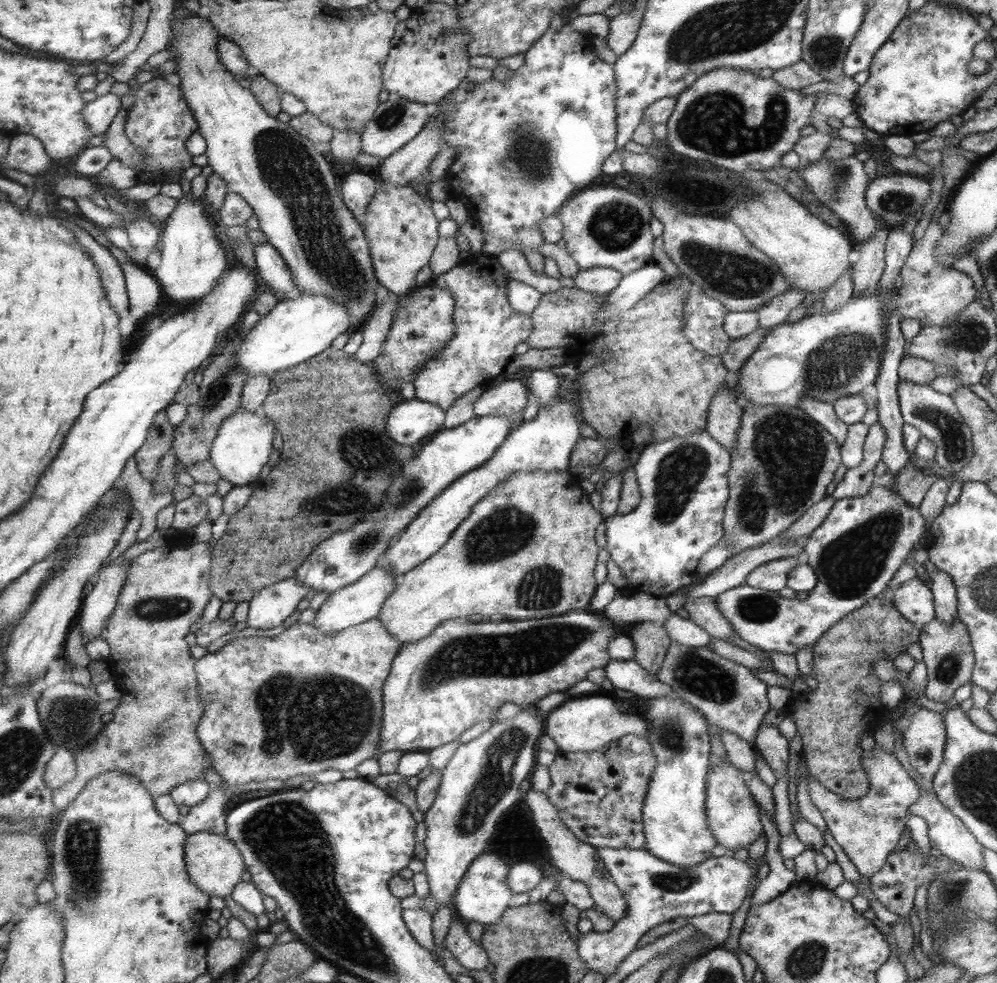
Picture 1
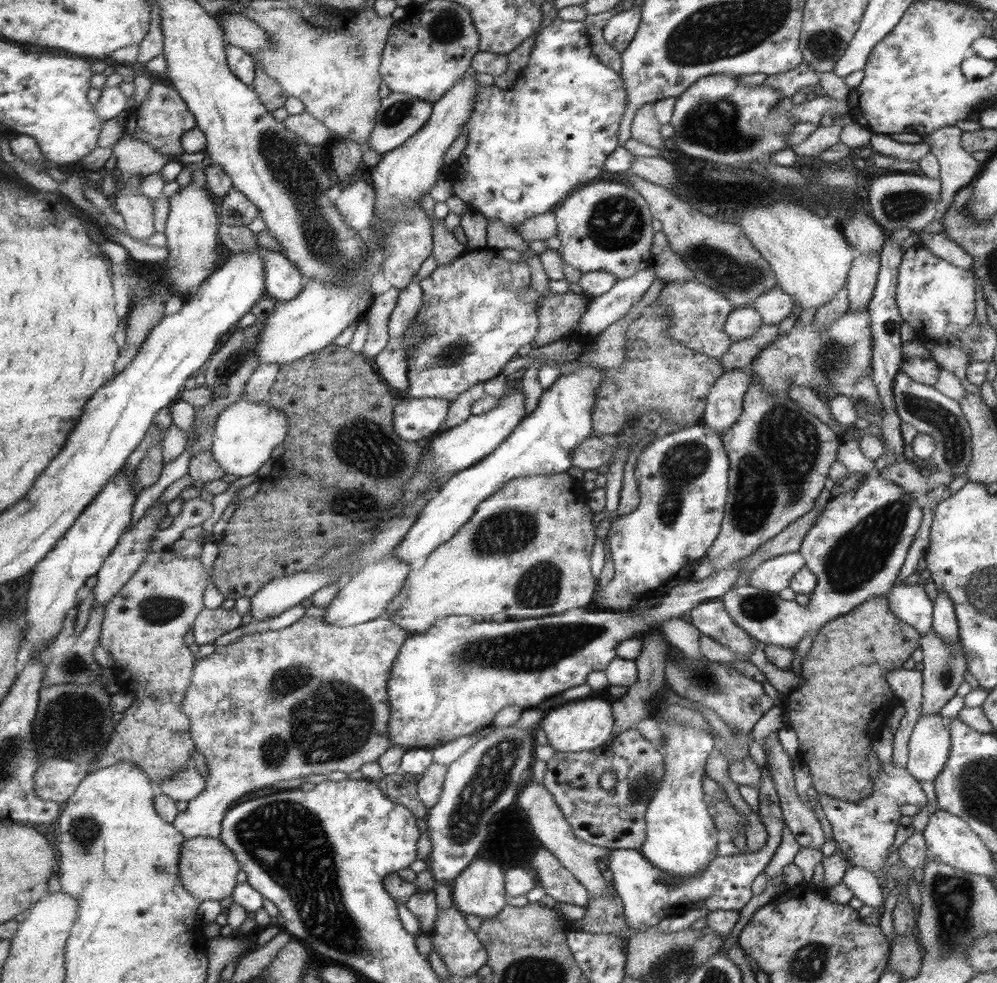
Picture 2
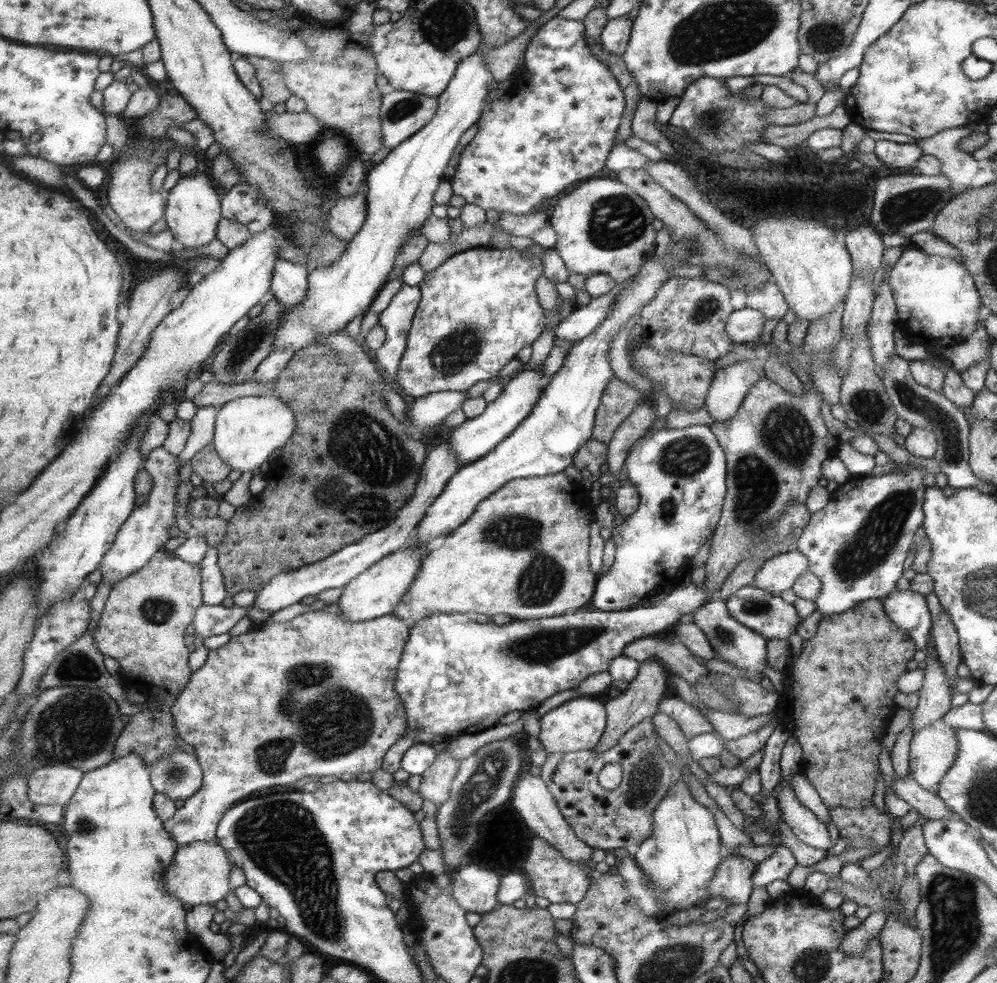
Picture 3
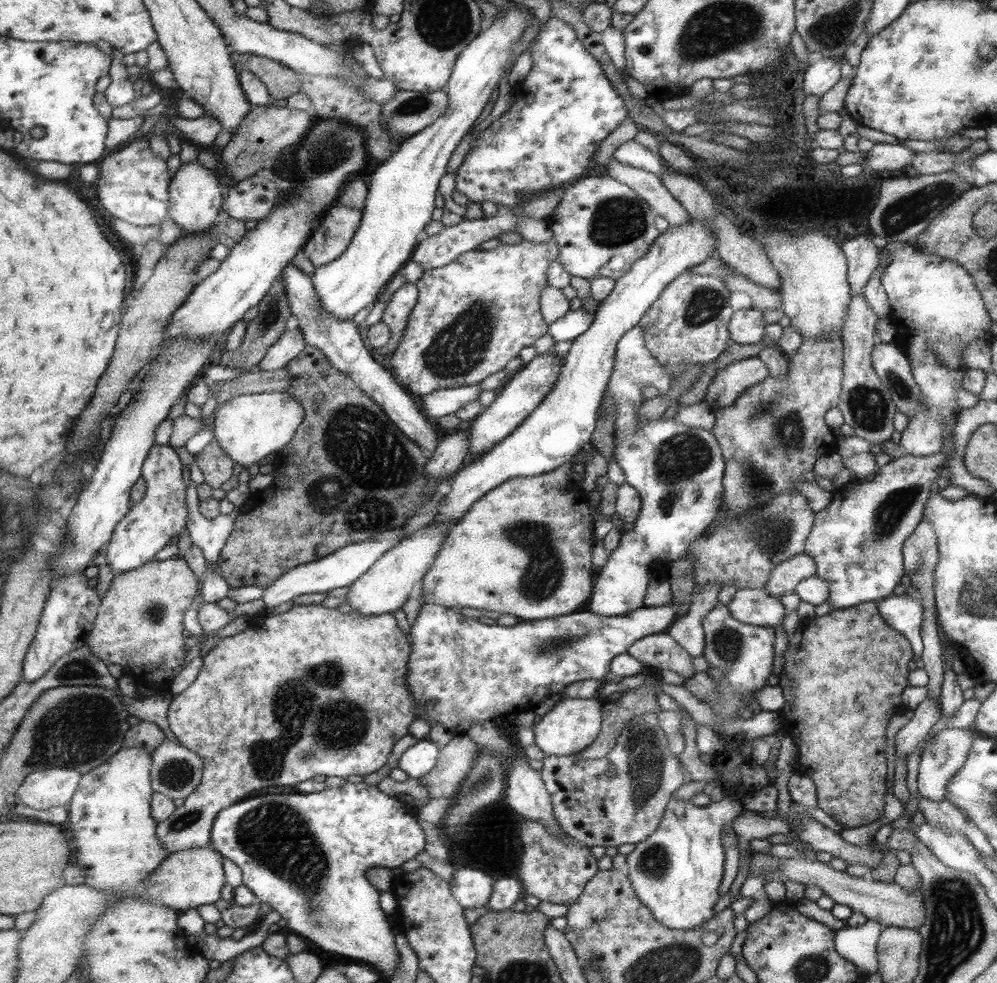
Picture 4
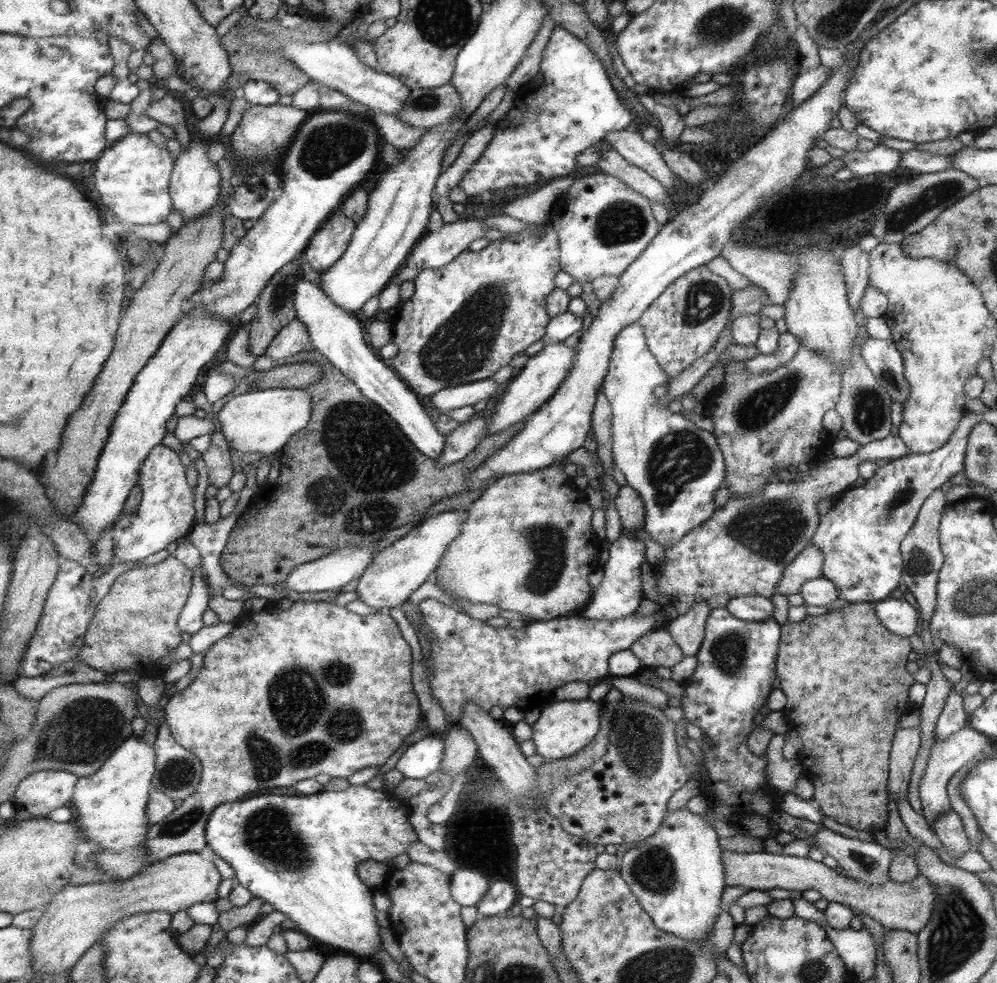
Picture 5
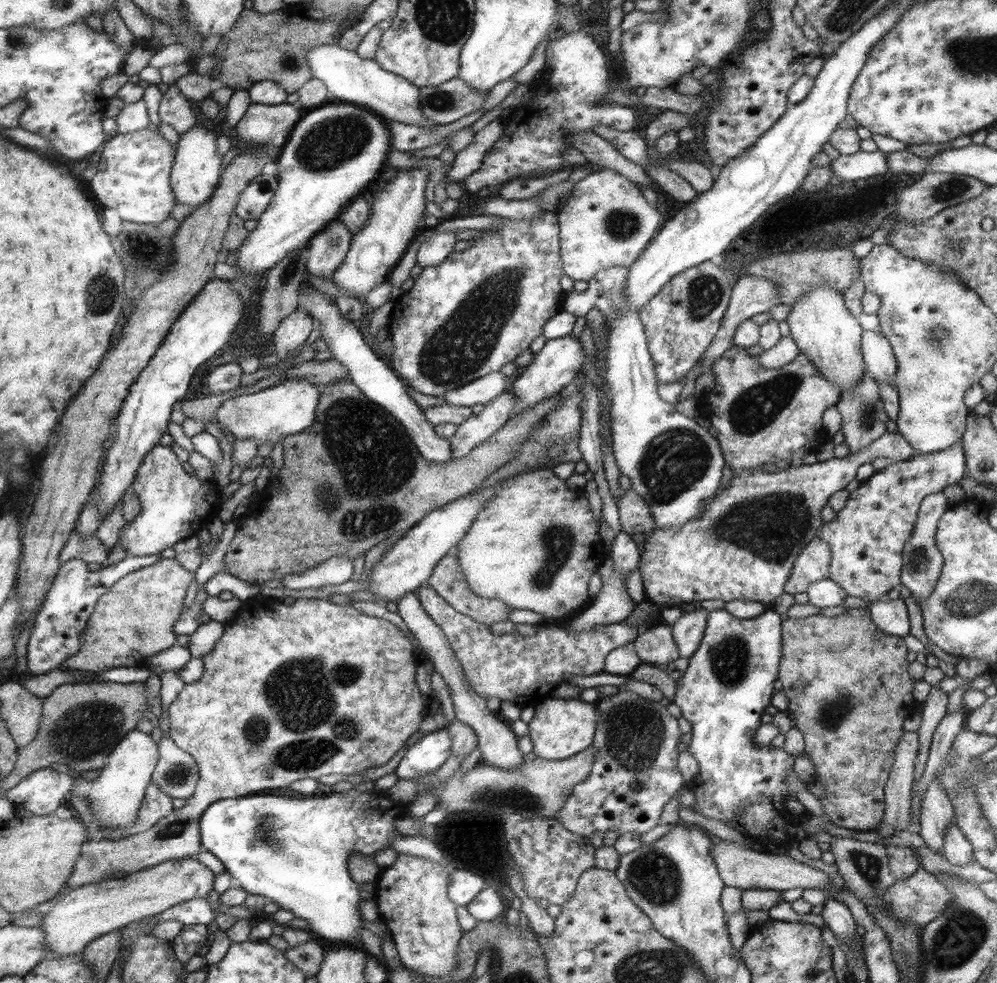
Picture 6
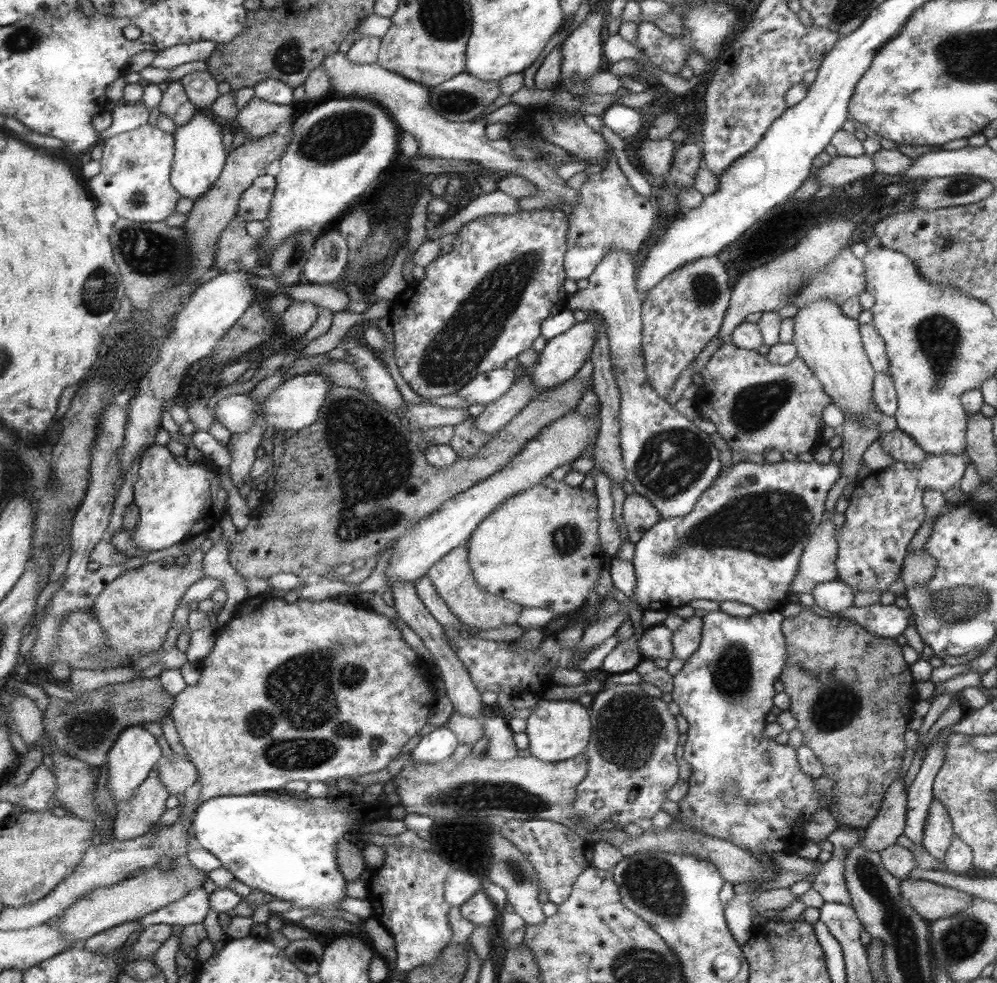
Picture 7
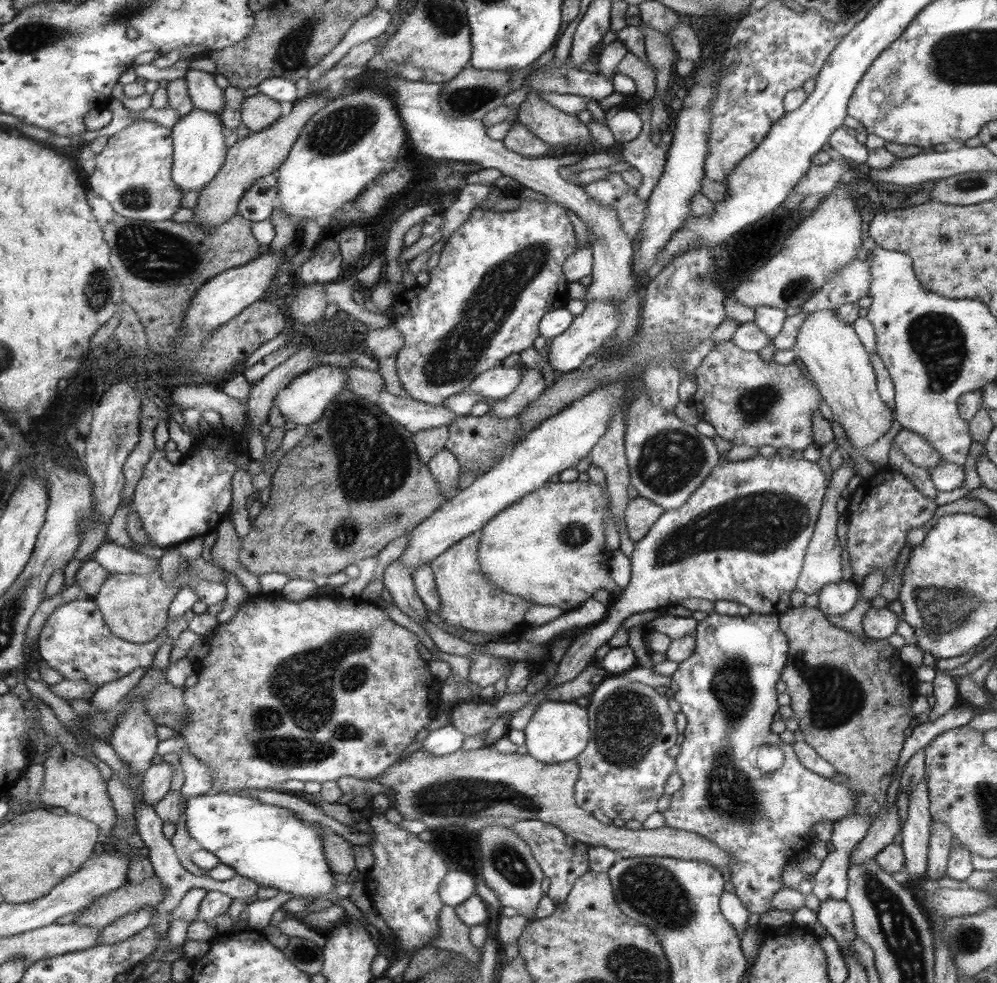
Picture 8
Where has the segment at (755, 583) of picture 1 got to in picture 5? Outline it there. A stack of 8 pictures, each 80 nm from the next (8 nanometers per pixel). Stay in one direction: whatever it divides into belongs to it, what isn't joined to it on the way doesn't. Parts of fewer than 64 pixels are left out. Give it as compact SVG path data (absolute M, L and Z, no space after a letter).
M813 545L807 546L783 571L777 594L787 596L798 593L803 583L822 576L823 553Z

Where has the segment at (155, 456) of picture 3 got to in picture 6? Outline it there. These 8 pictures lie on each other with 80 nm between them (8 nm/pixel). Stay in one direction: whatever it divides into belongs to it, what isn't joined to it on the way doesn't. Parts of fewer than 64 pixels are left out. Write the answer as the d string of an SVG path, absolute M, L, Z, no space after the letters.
M161 444L147 453L131 487L142 504L141 514L132 523L127 522L120 534L120 542L131 556L151 556L167 550L179 539L201 535L221 504L220 489L202 483L195 473L183 471L170 447Z

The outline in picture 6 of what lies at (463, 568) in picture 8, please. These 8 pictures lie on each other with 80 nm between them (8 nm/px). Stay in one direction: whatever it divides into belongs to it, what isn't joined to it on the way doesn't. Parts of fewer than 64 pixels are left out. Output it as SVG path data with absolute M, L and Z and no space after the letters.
M453 552L434 568L425 584L430 585L451 608L479 624L490 626L510 618L512 608L509 605L497 599L480 597L470 589Z

